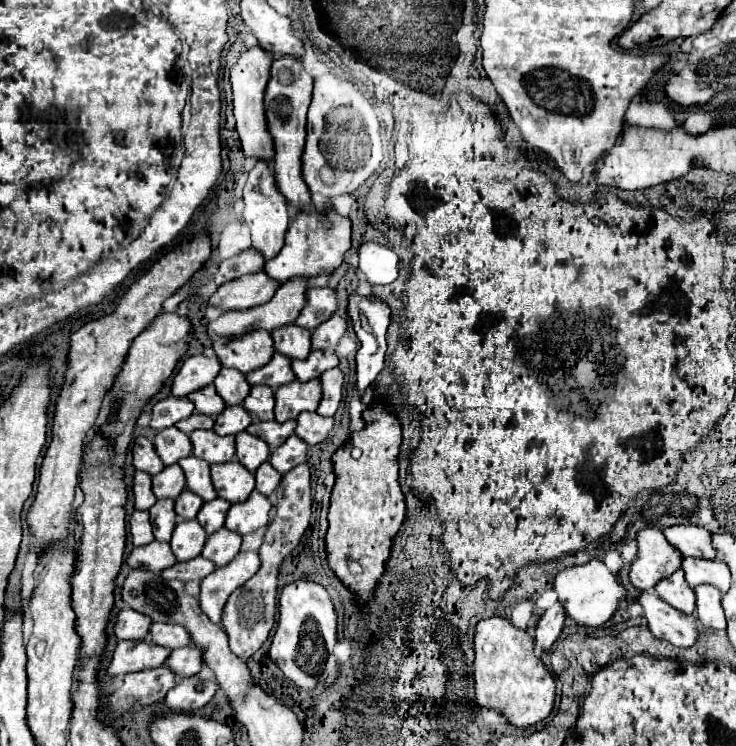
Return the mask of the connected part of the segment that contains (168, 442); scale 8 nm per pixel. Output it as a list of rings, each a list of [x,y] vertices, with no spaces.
[[[167,427],[155,435],[155,451],[165,465],[173,465],[179,459],[191,455],[191,441],[177,427]]]

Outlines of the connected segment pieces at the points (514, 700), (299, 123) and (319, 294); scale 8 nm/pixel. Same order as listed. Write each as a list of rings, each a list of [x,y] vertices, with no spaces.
[[[501,617],[481,619],[475,627],[473,651],[475,703],[479,707],[499,711],[507,723],[519,729],[527,729],[551,713],[555,699],[555,681],[541,659],[535,657],[533,637],[527,631],[513,627],[507,619]]]
[[[279,57],[279,61],[273,61],[263,105],[267,115],[267,129],[275,139],[273,169],[277,185],[279,191],[295,209],[305,209],[311,201],[309,189],[301,177],[301,151],[305,143],[305,125],[307,125],[307,107],[311,103],[311,89],[313,89],[313,77],[303,69],[301,61],[295,61],[295,57]]]
[[[309,287],[307,305],[297,317],[297,325],[313,331],[337,311],[337,295],[331,287]]]

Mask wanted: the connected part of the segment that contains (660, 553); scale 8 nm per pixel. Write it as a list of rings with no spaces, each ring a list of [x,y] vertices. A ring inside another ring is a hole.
[[[641,529],[635,537],[637,557],[631,563],[629,581],[633,587],[645,591],[651,589],[659,579],[669,577],[681,567],[681,555],[665,541],[663,533],[657,529]]]

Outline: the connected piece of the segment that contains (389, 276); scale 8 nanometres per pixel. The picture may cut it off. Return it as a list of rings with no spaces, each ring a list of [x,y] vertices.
[[[363,243],[357,251],[359,255],[359,273],[371,285],[387,285],[397,279],[397,261],[399,257],[379,245],[379,243]]]

